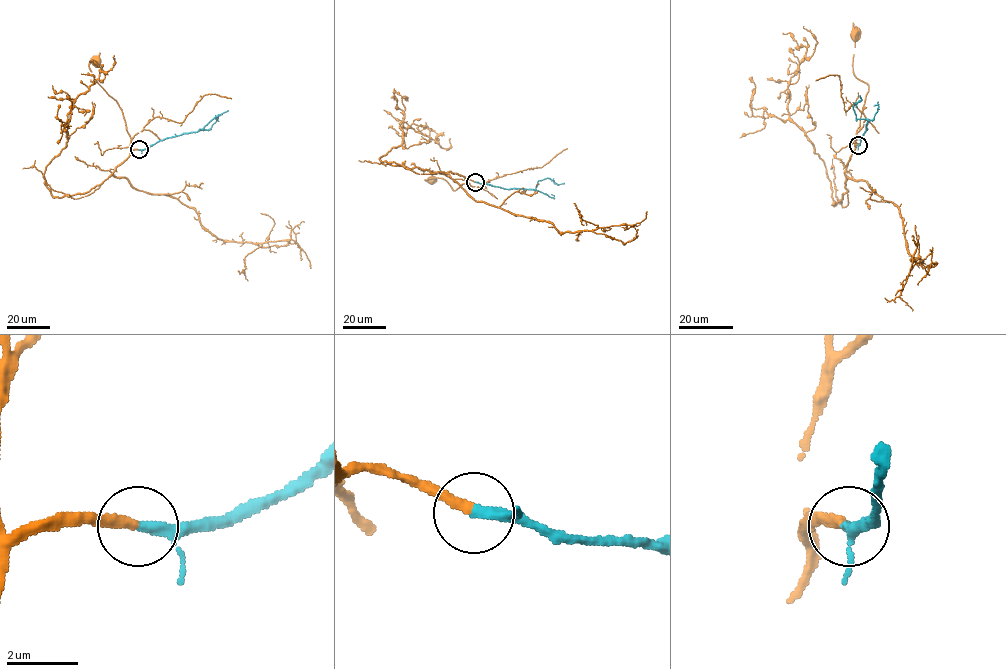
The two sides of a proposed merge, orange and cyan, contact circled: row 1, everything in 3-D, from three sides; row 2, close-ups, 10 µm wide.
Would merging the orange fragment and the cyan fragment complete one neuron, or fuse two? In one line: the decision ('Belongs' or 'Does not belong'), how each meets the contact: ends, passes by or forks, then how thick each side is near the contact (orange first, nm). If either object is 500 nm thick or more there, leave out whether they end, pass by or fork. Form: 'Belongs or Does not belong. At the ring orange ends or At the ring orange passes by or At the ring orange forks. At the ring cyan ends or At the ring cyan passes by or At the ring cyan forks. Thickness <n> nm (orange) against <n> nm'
Belongs. At the ring orange ends. At the ring cyan passes by. Thickness 320 nm (orange) against 240 nm

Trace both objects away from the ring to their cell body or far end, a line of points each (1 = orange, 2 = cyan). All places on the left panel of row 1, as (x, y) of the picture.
1: (139, 150), (130, 149), (131, 138), (118, 103), (93, 77), (89, 63), (96, 60)
2: (139, 150), (167, 138), (196, 132), (228, 110)

